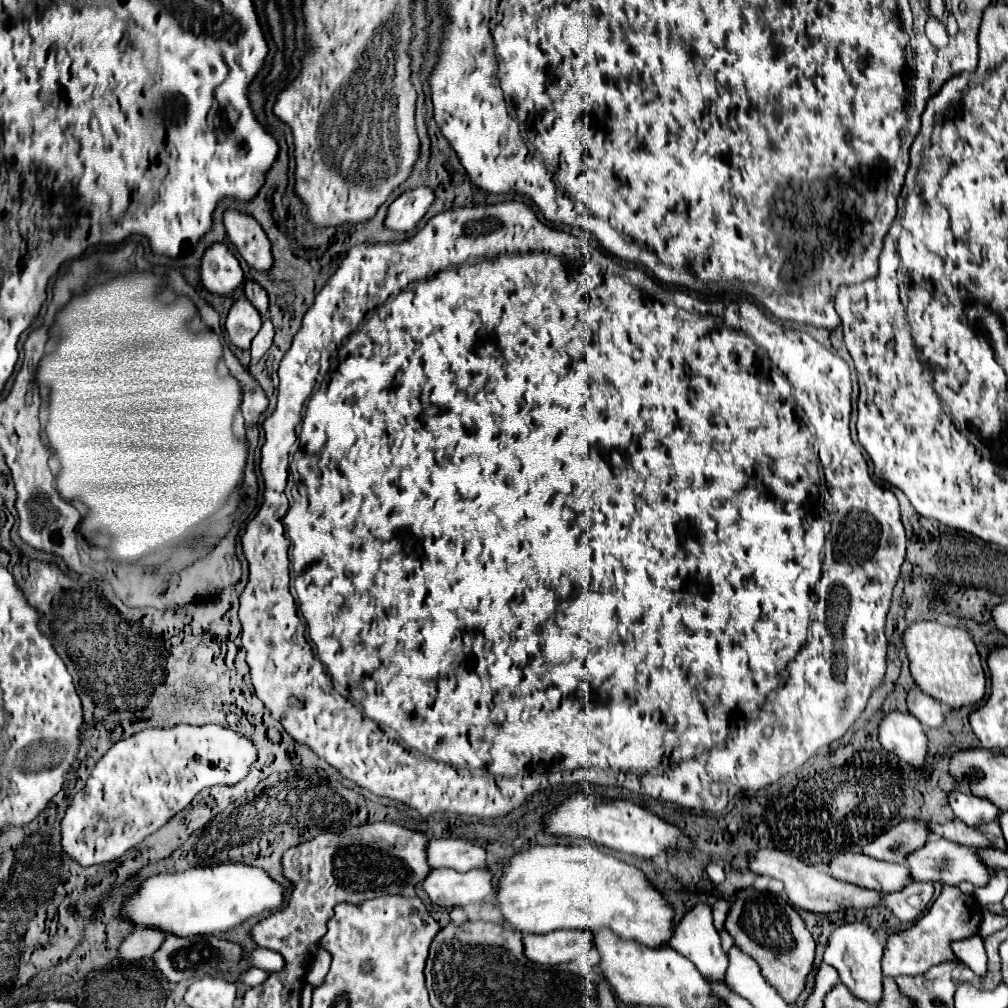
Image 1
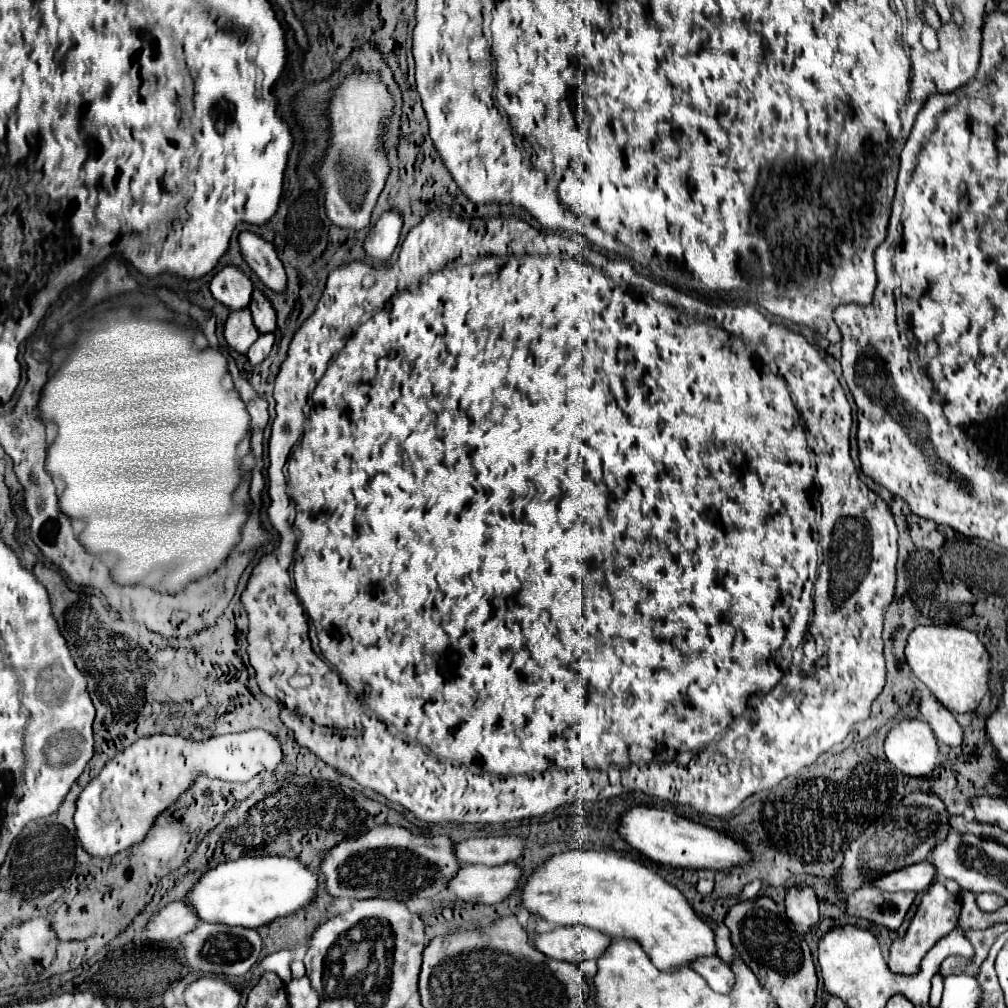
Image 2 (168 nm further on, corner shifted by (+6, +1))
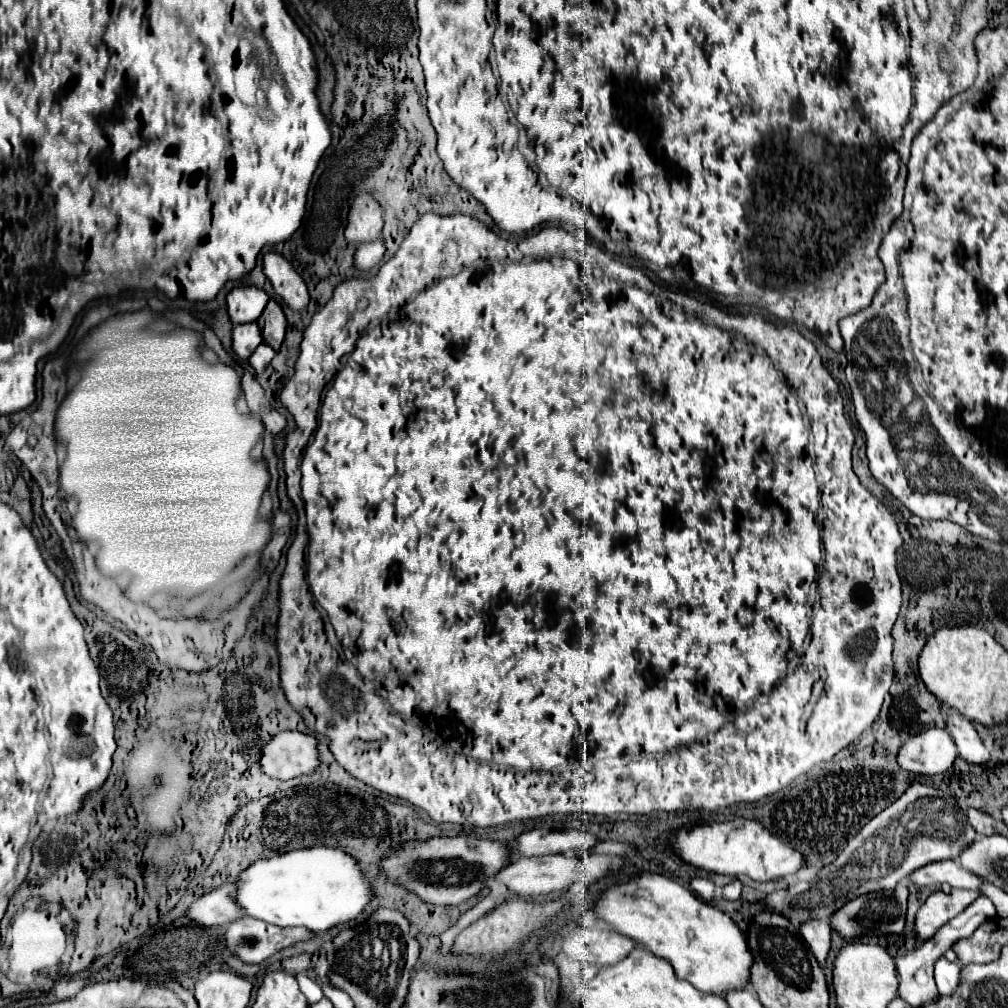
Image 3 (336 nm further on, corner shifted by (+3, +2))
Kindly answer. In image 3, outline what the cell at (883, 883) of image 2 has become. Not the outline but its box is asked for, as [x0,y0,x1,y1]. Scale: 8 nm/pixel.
[909,862,983,890]

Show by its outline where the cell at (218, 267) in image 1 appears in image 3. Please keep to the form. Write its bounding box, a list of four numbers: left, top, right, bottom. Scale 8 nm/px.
[227,286,269,324]

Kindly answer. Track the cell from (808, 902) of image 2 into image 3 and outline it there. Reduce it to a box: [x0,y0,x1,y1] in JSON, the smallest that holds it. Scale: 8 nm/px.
[801,922,831,968]

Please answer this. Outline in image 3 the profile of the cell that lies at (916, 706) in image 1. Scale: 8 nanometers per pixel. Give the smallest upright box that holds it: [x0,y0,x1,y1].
[947,712,991,764]

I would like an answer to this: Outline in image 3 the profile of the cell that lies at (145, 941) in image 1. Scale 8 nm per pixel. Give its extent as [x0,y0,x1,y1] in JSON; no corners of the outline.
[189,884,243,926]

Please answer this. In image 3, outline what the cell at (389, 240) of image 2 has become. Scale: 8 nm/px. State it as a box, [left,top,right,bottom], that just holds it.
[353,240,385,272]

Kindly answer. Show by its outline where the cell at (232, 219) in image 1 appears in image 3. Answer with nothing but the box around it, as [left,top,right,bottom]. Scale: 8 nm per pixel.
[263,252,311,310]

